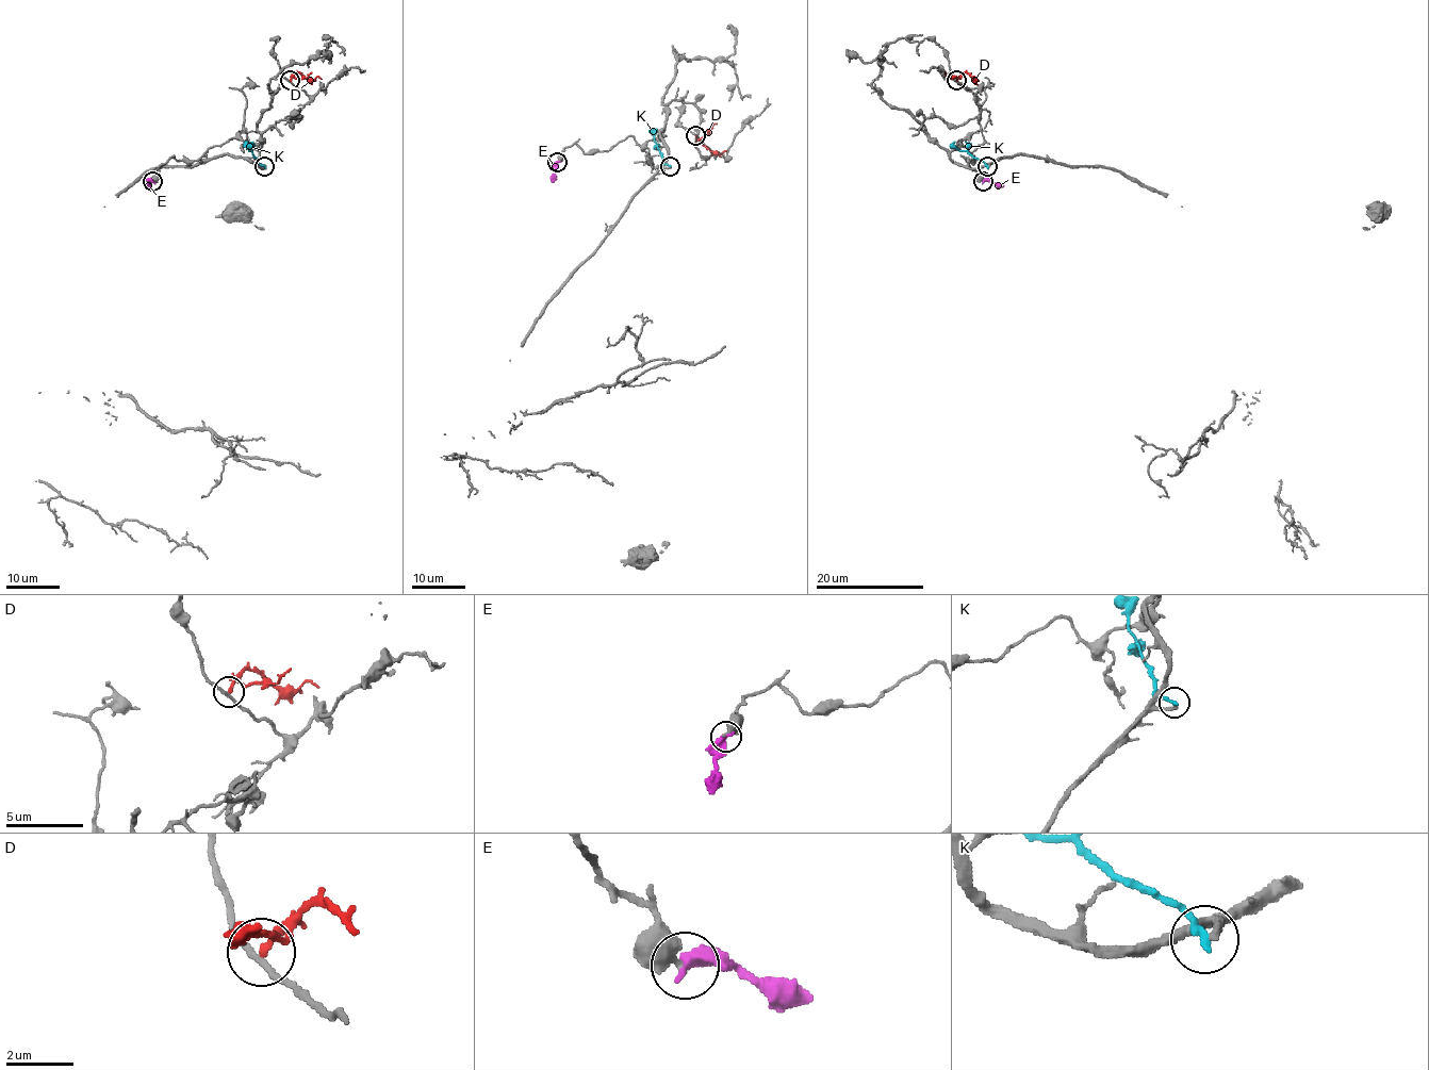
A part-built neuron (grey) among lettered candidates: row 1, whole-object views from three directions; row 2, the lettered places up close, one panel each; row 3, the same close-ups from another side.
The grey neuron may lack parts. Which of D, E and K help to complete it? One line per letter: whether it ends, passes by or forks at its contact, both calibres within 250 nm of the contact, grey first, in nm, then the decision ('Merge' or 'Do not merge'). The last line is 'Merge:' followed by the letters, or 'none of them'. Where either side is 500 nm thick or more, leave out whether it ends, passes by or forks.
D: It ends there. Thickness 190 nm (grey) against 220 nm. Do not merge
E: It ends there. Thickness 340 nm (grey) against 480 nm. Do not merge
K: It ends there. Thickness 240 nm (grey) against 260 nm. Do not merge
Merge: none of them

